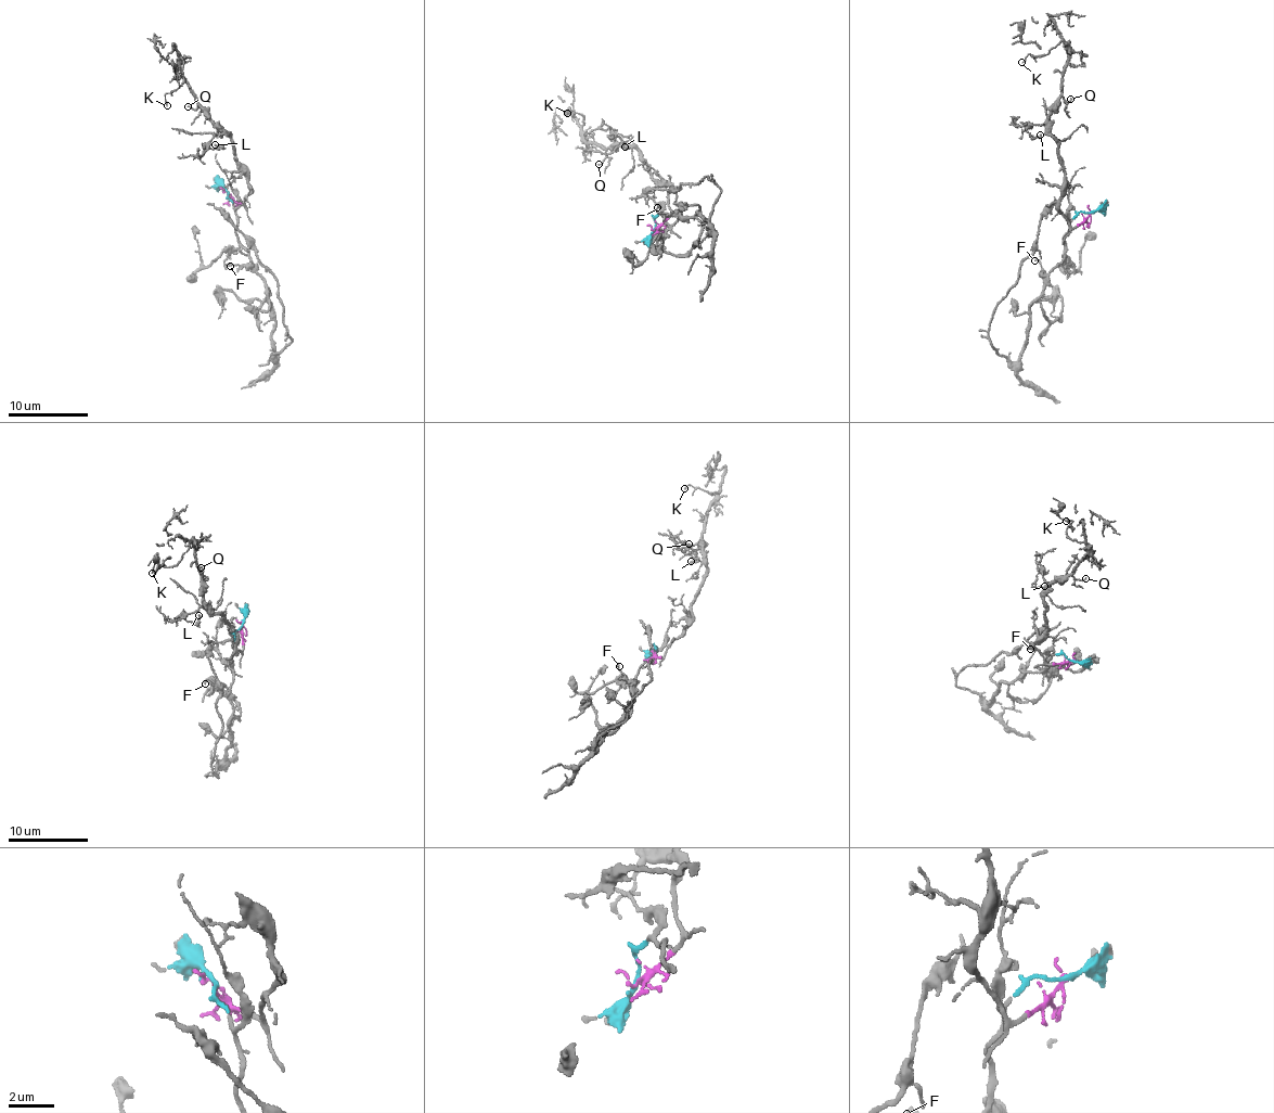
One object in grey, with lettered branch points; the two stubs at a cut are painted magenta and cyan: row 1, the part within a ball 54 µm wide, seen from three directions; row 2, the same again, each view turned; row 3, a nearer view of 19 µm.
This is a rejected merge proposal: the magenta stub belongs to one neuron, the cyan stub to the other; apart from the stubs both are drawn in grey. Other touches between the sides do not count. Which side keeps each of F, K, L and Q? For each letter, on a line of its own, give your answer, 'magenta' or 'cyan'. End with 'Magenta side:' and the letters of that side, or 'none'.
F: cyan
K: magenta
L: magenta
Q: magenta
Magenta side: K, L, Q

